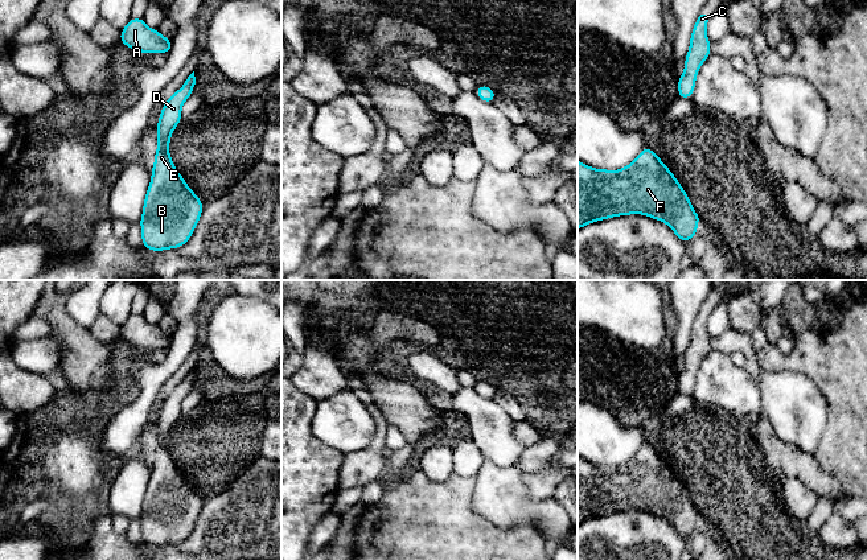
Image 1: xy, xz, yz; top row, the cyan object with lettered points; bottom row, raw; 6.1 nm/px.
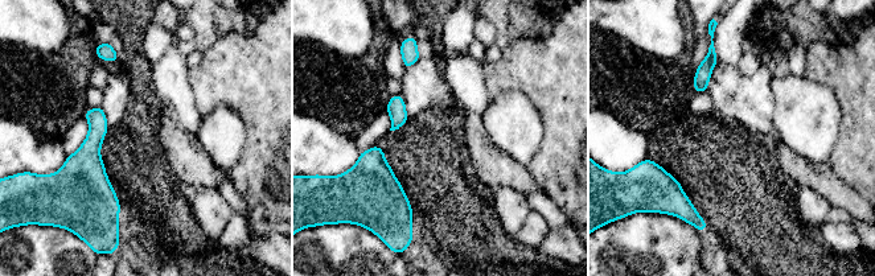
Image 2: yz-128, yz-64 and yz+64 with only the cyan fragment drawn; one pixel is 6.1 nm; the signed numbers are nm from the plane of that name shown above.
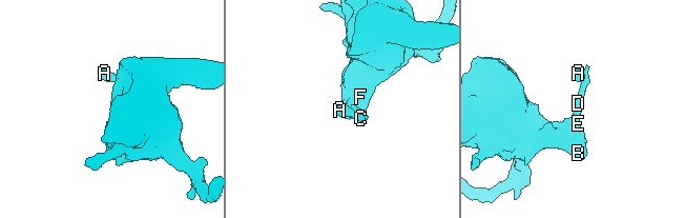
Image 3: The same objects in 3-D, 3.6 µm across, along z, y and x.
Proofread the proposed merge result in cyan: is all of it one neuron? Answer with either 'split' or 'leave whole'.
leave whole

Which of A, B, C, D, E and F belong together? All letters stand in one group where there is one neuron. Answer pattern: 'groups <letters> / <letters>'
groups A B C D E F

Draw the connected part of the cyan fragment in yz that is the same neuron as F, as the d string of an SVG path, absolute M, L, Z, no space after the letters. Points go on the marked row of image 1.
M648 147L620 170L593 169L578 160L578 230L596 221L629 214L665 222L685 243L697 235L700 221L678 180Z

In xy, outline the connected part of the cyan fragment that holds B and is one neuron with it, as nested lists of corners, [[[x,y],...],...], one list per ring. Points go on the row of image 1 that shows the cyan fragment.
[[[193,71],[184,87],[165,102],[159,118],[159,145],[140,219],[143,246],[151,251],[176,250],[185,244],[204,209],[169,156],[170,136],[181,122],[182,104],[193,94],[194,85]]]

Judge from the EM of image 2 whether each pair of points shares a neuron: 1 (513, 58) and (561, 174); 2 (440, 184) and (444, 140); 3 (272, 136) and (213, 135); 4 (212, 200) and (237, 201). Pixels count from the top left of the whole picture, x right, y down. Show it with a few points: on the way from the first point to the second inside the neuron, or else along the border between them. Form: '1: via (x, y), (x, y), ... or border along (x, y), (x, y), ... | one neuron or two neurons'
1: via (542, 87), (561, 106), (561, 145) | one neuron
2: via (440, 173), (440, 151) | one neuron
3: border along (230, 108), (246, 132), (234, 165) | two neurons
4: border along (216, 188), (233, 211) | two neurons

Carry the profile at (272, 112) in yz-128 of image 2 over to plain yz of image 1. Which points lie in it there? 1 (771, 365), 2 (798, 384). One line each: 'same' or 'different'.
1: same
2: different

